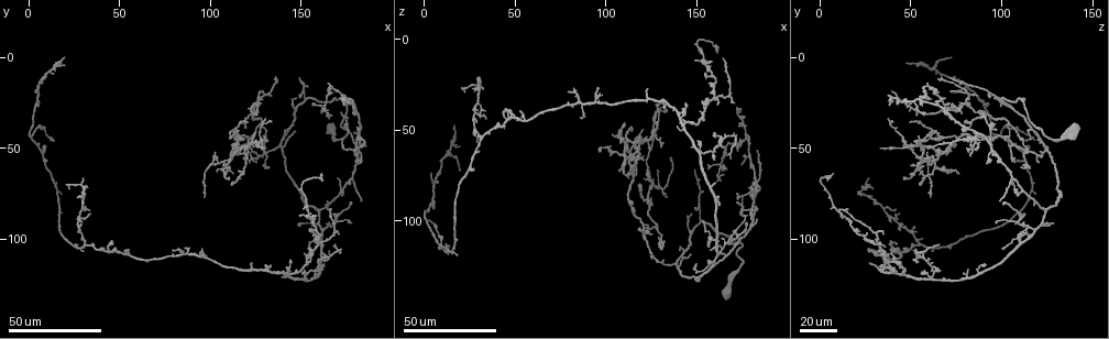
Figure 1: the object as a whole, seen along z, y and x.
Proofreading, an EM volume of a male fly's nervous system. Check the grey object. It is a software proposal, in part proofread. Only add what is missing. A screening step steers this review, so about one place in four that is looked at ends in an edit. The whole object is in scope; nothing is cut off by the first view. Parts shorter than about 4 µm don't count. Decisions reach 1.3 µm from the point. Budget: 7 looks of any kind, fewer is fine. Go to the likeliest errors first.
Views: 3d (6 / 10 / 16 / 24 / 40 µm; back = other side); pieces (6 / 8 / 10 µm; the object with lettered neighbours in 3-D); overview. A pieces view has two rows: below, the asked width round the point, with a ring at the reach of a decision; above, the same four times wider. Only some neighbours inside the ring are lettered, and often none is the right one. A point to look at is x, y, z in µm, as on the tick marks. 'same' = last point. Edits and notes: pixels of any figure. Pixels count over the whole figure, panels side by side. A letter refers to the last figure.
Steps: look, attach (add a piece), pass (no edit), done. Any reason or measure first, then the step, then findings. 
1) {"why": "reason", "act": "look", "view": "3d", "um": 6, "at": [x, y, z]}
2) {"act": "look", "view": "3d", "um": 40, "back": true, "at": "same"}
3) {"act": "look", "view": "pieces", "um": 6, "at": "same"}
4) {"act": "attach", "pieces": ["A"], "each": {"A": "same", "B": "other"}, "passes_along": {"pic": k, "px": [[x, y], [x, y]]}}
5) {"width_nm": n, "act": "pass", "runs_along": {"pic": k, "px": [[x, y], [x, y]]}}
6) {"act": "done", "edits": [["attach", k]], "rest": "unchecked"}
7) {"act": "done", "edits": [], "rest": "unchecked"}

{"why": "branch stops here", "act": "look", "view": "3d", "um": 24, "at": [122, 113, 28]}

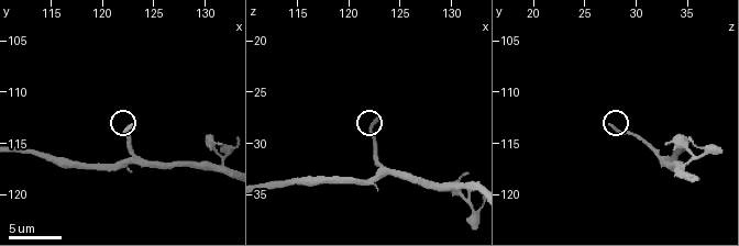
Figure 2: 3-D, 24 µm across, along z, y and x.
{"act": "look", "view": "pieces", "um": 6, "at": [122.8, 113.2, 27.4]}

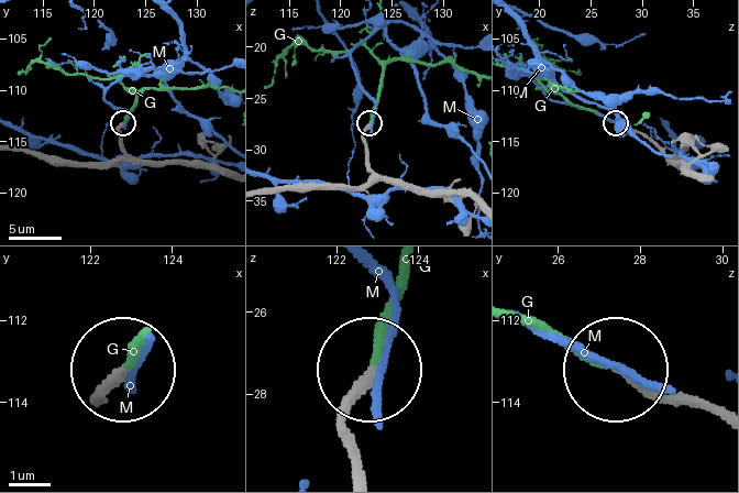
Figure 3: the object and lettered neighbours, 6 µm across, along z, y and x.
{"act": "attach", "pieces": ["G"], "each": {"G": "same", "M": "other"}, "passes_along": {"pic": 3, "px": [[367, 150], [363, 132], [384, 66], [452, 61], [474, 72]]}, "found": "it goes on there"}

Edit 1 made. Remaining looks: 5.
{"act": "look", "view": "overview"}

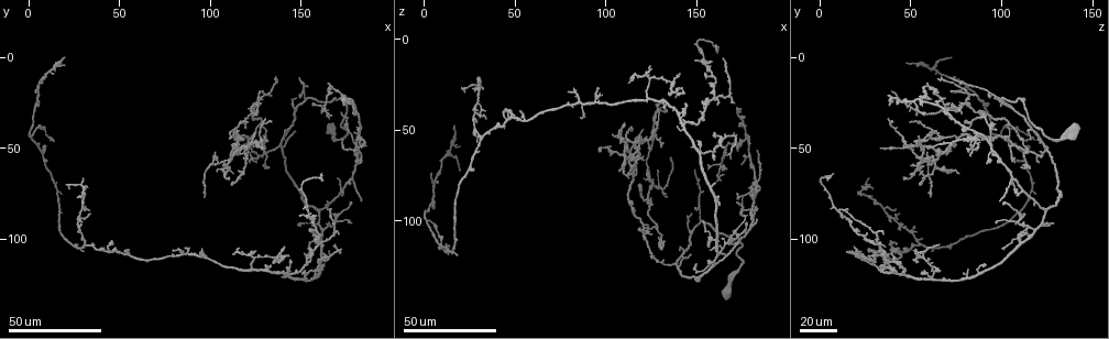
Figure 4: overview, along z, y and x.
{"why": "thin end", "act": "look", "view": "3d", "um": 24, "at": [126, 18, 39]}

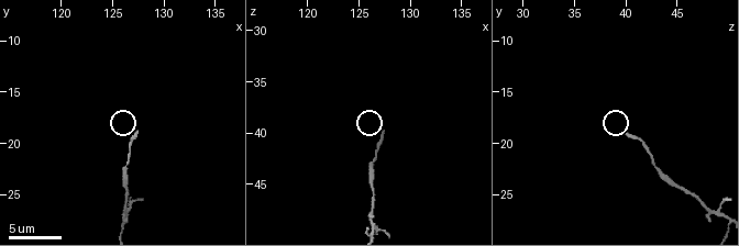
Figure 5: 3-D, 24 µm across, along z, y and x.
{"why": "see the neighbours", "act": "look", "view": "pieces", "um": 10, "at": [127.4, 19.0, 39.8]}

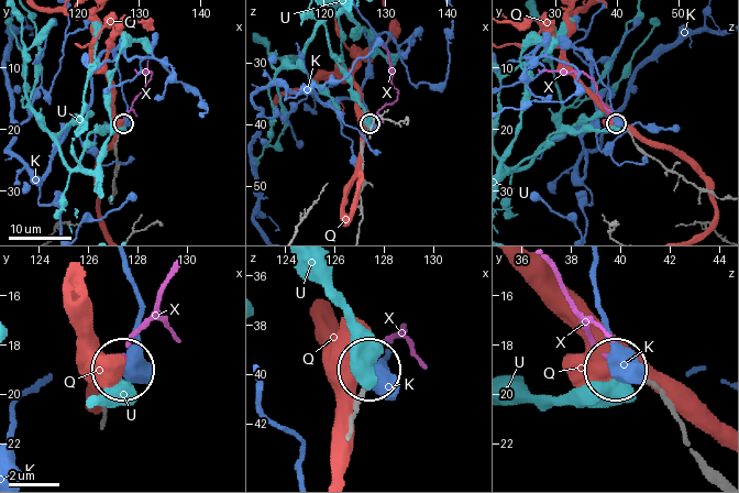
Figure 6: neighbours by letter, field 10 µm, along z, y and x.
{"act": "attach", "pieces": ["X"], "each": {"K": "other", "Q": "other", "U": "other", "X": "same"}, "passes_along": {"pic": 6, "px": [[102, 412], [130, 337], [155, 305], [172, 266]]}, "found": "it goes on there"}

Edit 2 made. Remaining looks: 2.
{"act": "done", "edits": [["attach", 3], ["attach", 6]], "rest": "unchecked"}

